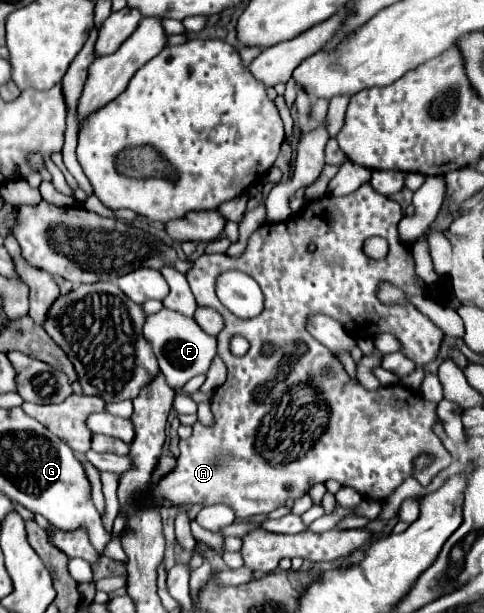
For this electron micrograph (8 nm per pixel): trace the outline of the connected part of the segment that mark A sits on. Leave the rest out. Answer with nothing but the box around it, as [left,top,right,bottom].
[150,183,452,519]

